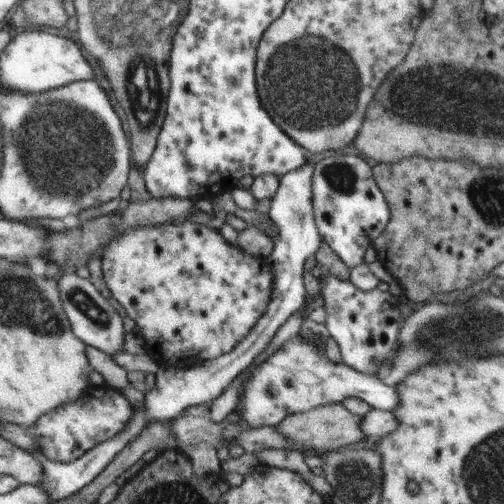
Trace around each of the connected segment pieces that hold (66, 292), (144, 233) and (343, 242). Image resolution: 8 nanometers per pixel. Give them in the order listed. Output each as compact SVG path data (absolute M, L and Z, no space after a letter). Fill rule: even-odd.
M74 272L64 274L59 278L58 294L61 306L63 306L63 312L67 320L71 322L71 328L75 328L75 332L79 332L75 336L79 336L85 344L110 357L124 352L123 336L125 336L125 331L123 324L121 324L122 318L111 307L109 300L103 298L97 292L91 282L79 278Z
M179 222L179 224L157 224L153 228L143 227L135 228L126 234L120 235L111 242L103 252L100 259L101 276L103 282L109 291L110 297L125 310L125 314L133 320L135 331L143 338L145 343L145 353L153 361L163 364L173 364L175 367L190 366L196 363L209 362L211 359L217 359L218 356L226 355L227 352L233 351L246 335L249 335L249 328L258 322L257 318L263 314L267 300L269 300L269 292L271 292L271 272L269 272L269 264L265 262L265 258L251 258L245 252L229 246L229 242L225 244L221 233L218 230L210 228L208 225L193 224L193 222Z
M334 154L323 158L313 166L311 174L312 214L320 240L323 240L339 257L347 268L363 264L363 254L372 240L375 240L387 228L389 220L388 206L375 184L371 169L360 156Z

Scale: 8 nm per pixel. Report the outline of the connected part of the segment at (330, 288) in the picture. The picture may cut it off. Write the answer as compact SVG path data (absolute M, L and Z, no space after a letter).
M320 267L317 282L321 284L321 306L323 307L325 326L329 336L335 340L345 366L366 375L375 375L383 360L396 353L396 336L402 325L399 309L387 304L383 298L389 298L388 291L373 289L369 292L359 290L349 281L341 281Z

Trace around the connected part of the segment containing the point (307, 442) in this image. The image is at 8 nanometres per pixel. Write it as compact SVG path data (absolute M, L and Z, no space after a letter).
M341 403L326 404L310 408L301 414L287 415L275 426L275 430L289 440L293 449L324 449L335 450L347 444L359 442L365 434L359 428L361 416L352 414Z

